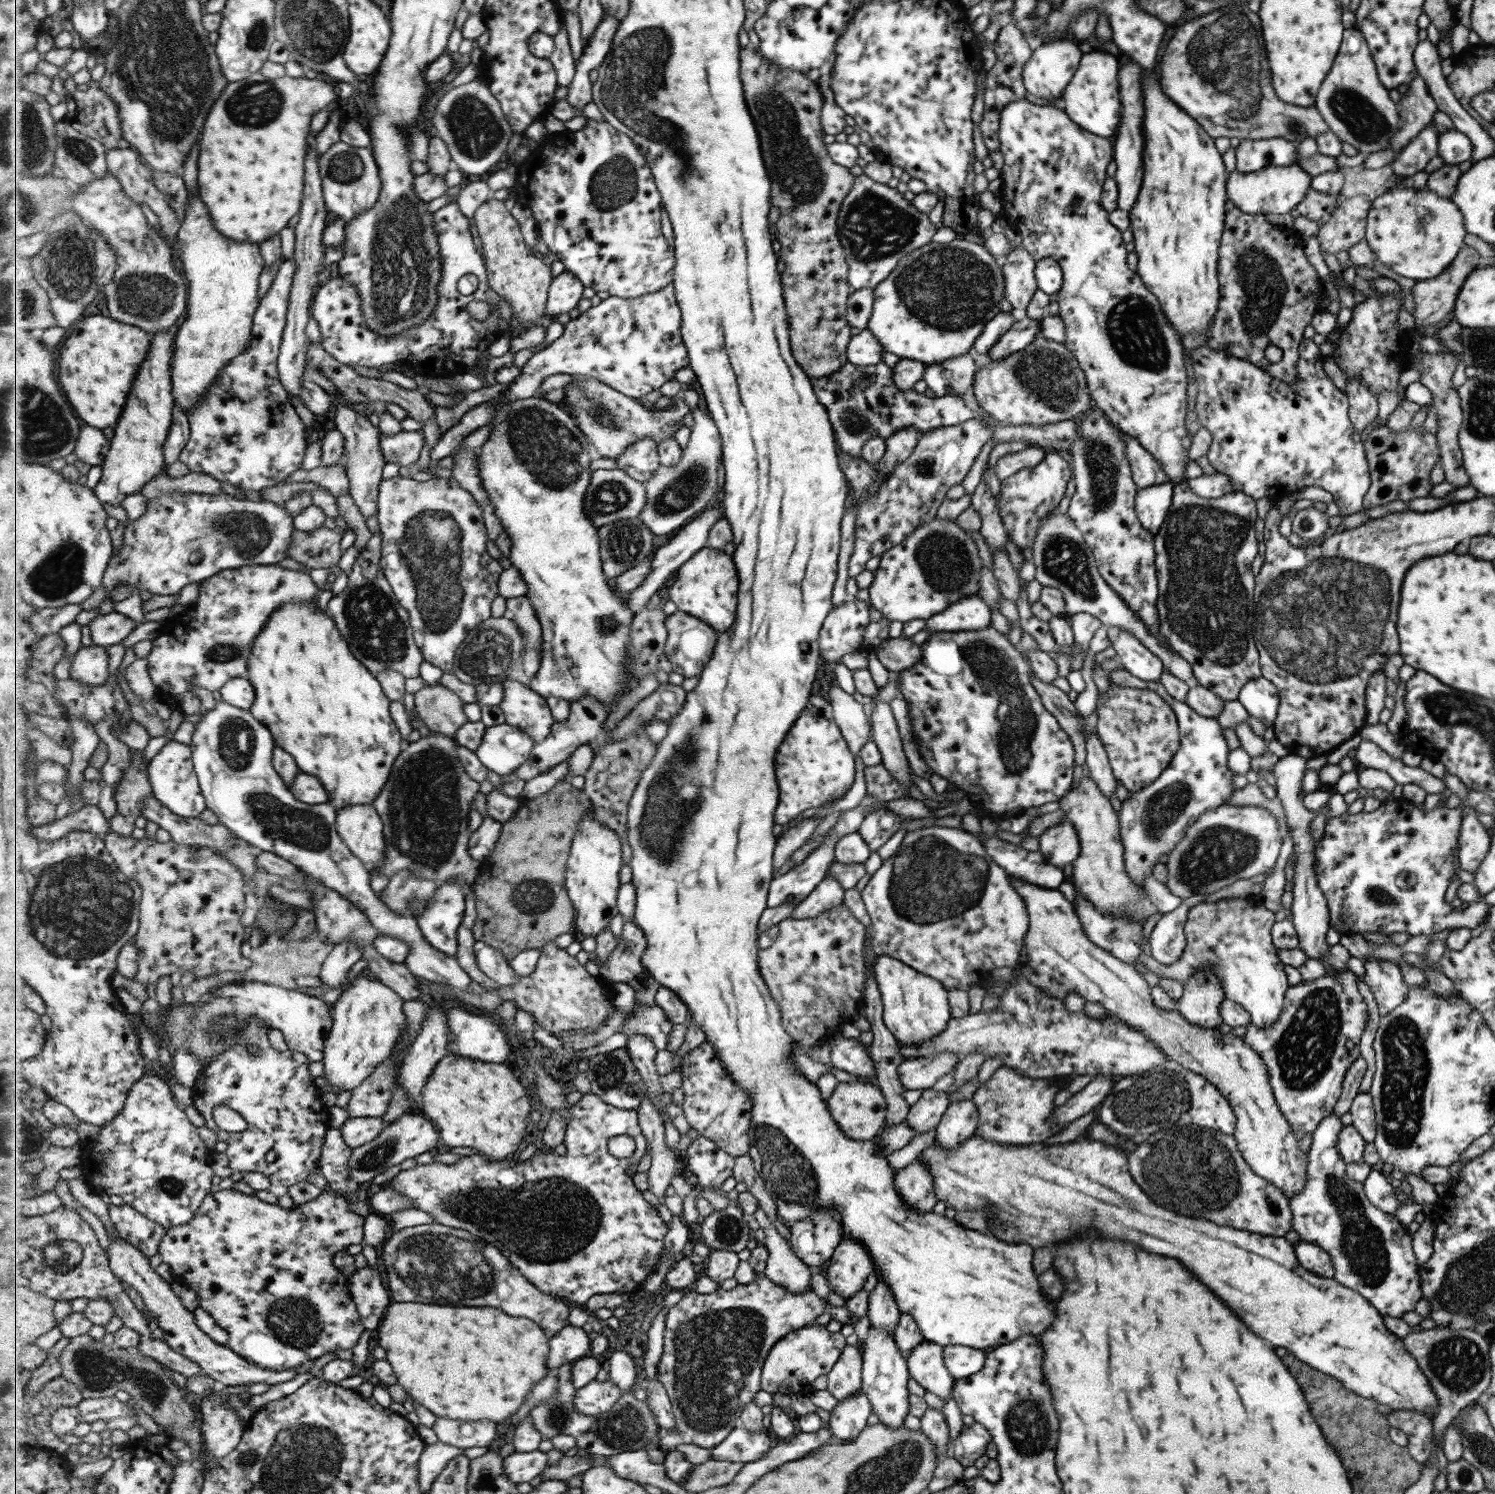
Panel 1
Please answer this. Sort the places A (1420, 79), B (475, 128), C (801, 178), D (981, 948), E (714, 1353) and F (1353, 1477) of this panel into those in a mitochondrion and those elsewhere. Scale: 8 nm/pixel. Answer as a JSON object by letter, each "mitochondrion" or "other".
{"A":"other","B":"mitochondrion","C":"mitochondrion","D":"other","E":"mitochondrion","F":"other"}

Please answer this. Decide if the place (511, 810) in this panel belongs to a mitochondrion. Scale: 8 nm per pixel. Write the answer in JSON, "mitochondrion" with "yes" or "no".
{"mitochondrion":"no"}

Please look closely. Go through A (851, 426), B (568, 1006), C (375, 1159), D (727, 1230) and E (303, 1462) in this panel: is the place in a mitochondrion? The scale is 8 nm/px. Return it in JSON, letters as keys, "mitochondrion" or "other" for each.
{"A":"mitochondrion","B":"other","C":"mitochondrion","D":"mitochondrion","E":"mitochondrion"}

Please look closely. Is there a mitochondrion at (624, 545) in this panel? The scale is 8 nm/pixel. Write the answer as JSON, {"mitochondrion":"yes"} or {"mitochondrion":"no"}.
{"mitochondrion":"yes"}

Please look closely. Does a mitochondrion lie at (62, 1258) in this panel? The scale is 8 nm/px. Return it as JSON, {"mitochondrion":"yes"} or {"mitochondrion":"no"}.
{"mitochondrion":"yes"}

